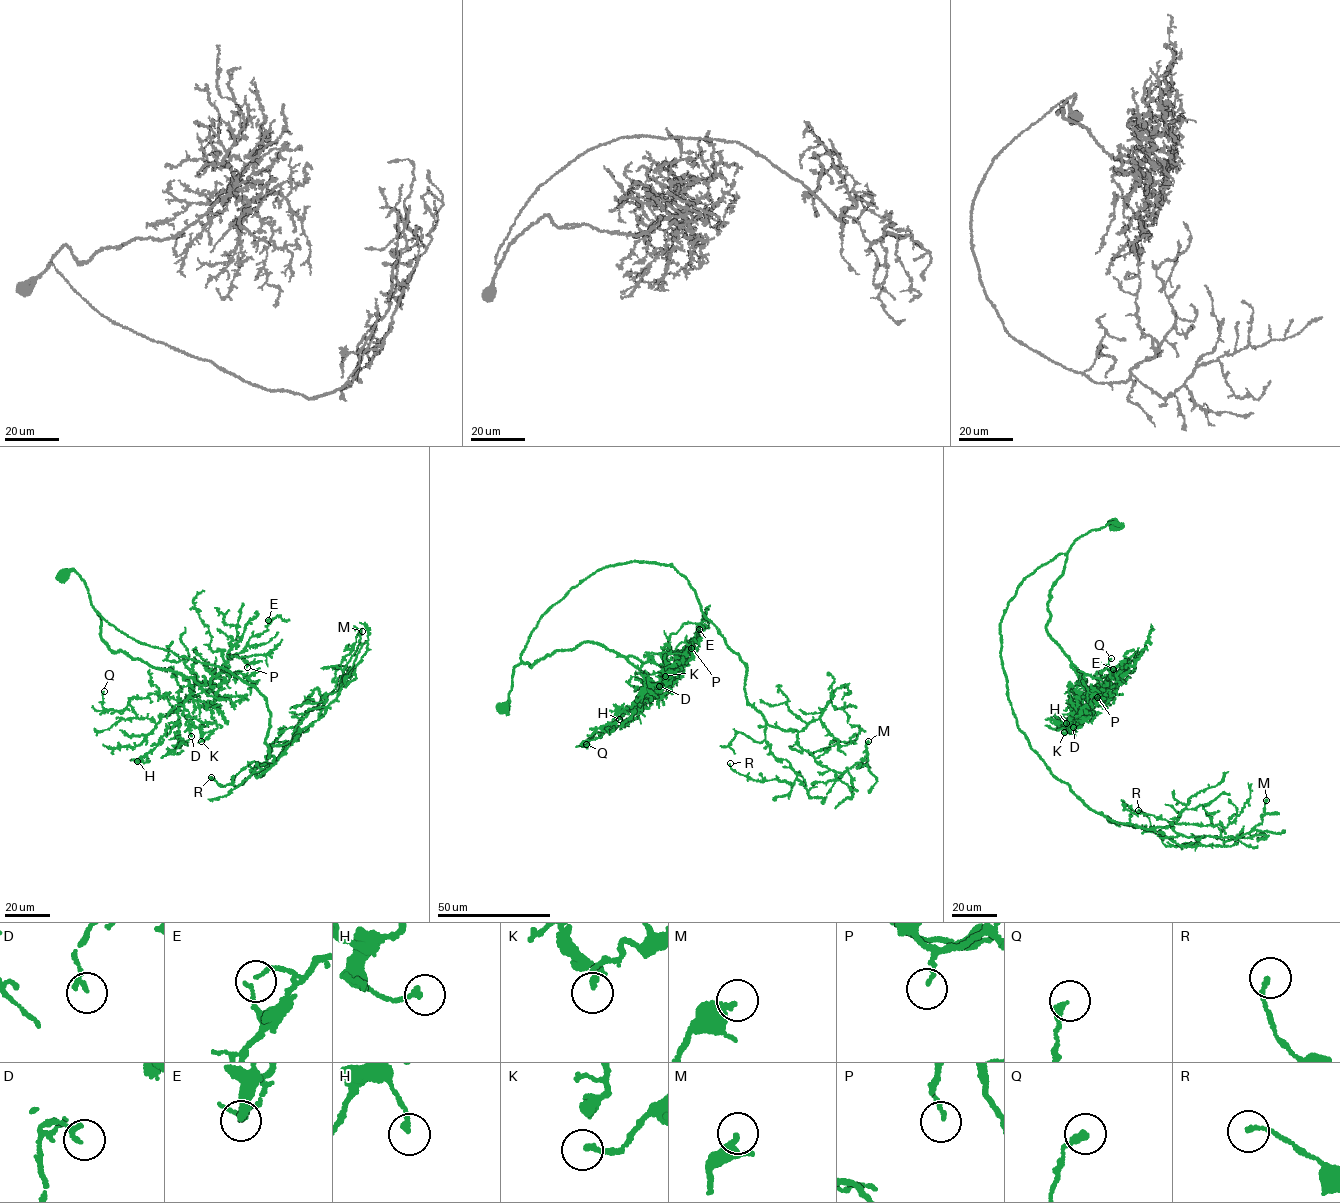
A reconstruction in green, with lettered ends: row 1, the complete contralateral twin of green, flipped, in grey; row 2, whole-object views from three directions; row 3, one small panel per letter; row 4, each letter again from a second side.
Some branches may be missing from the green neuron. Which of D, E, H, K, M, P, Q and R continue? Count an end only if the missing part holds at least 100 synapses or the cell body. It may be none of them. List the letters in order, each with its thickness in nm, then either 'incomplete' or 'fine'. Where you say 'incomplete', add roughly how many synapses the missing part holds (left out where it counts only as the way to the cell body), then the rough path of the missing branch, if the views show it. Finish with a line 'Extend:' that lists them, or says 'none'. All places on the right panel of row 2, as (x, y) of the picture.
D: calibre 170 nm; fine
E: calibre 100 nm; fine
H: calibre 200 nm; fine
K: calibre 180 nm; fine
M: calibre 360 nm; fine
P: calibre 100 nm; fine
Q: calibre 240 nm; fine
R: calibre 120 nm; fine
Extend: none

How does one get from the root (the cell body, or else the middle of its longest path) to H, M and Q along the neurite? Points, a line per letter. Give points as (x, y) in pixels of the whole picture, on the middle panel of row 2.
H: (503, 708), (514, 667), (597, 642), (644, 673), (654, 691), (616, 709), (619, 719)
M: (503, 708), (542, 615), (599, 569), (640, 561), (687, 580), (766, 722), (839, 772), (862, 766), (868, 741)
Q: (503, 708), (514, 667), (603, 644), (644, 673), (655, 694), (638, 697), (626, 724), (586, 744)

